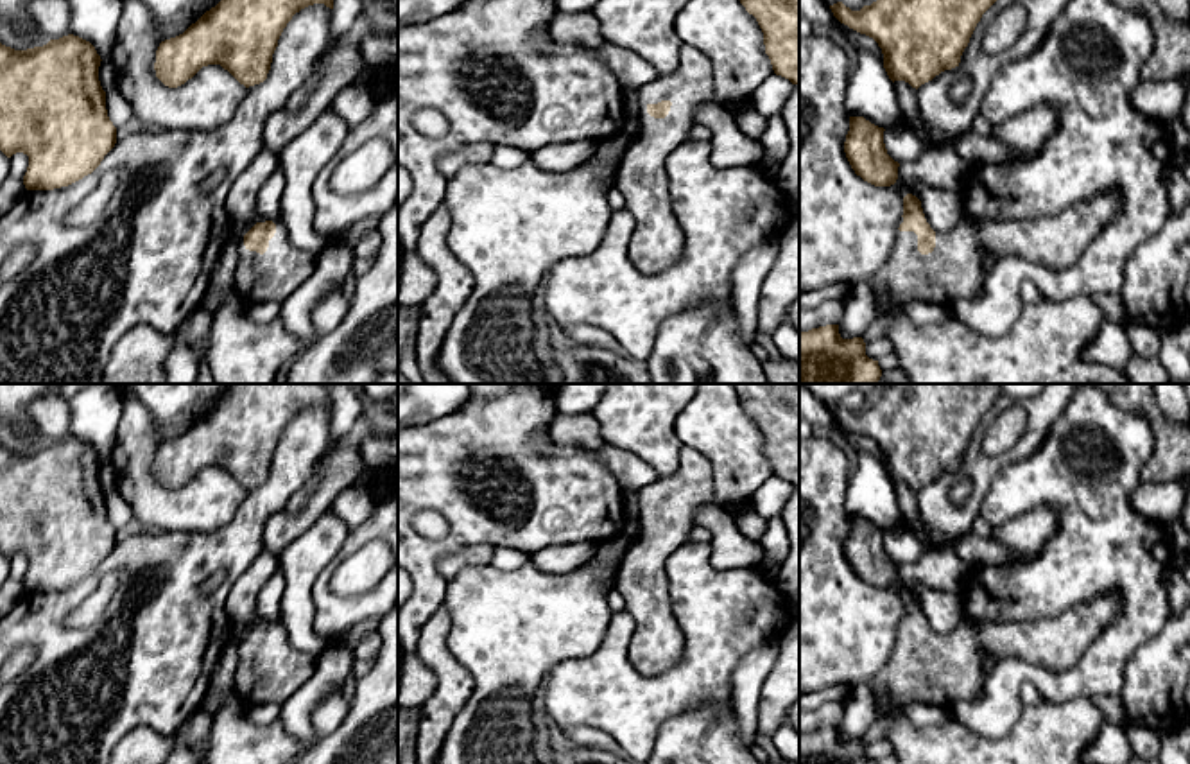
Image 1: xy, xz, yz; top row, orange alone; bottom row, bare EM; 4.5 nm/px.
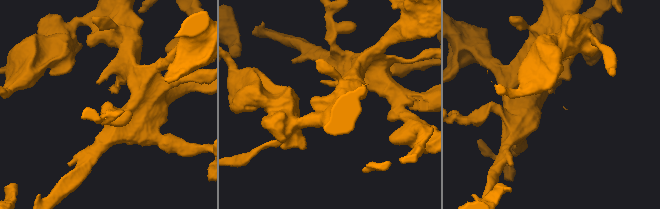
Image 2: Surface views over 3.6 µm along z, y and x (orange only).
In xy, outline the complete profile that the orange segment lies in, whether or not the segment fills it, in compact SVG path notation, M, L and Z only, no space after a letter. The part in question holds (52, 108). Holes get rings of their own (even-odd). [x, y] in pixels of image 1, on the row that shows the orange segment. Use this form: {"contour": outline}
{"contour": "M73 34L27 50L14 50L0 43L0 151L7 158L16 152L29 156L23 176L27 190L68 187L91 174L115 147L116 127L108 117L106 91L99 81L100 61L95 47Z"}

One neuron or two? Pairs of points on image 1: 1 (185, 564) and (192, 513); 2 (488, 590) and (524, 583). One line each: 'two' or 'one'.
1: two
2: one

